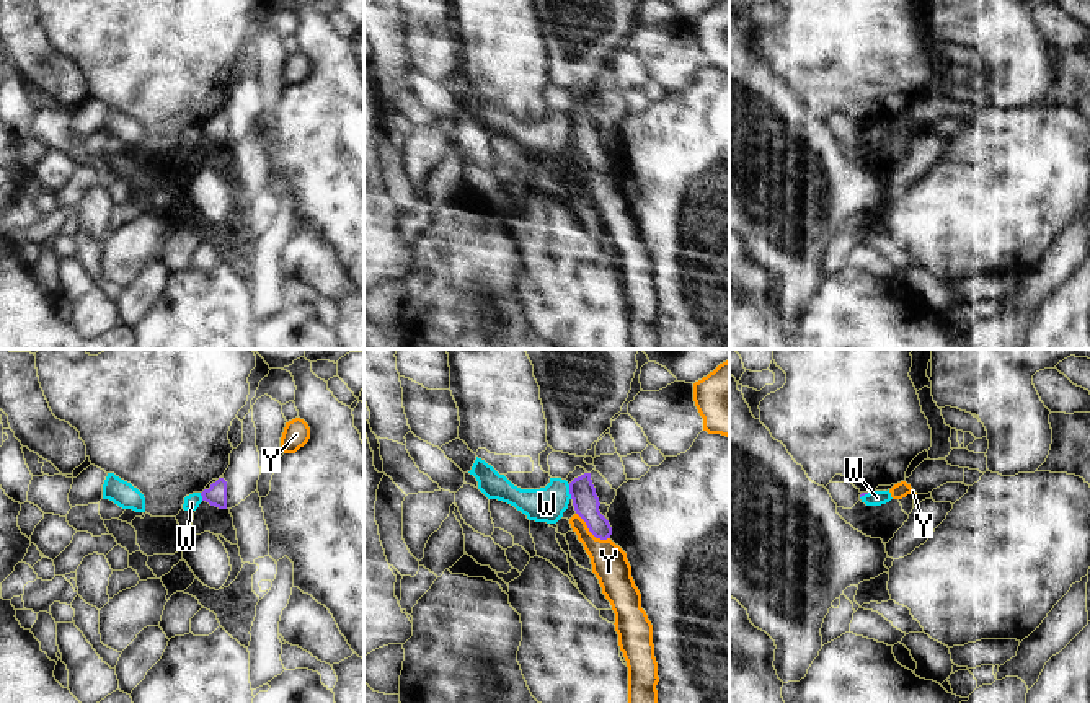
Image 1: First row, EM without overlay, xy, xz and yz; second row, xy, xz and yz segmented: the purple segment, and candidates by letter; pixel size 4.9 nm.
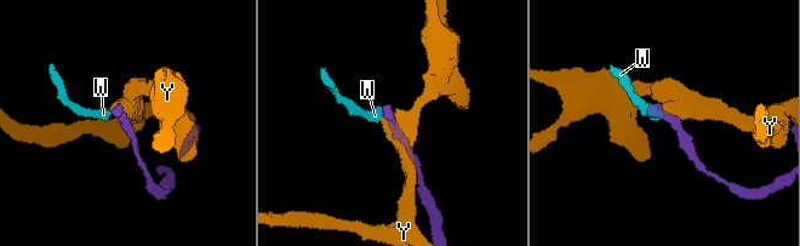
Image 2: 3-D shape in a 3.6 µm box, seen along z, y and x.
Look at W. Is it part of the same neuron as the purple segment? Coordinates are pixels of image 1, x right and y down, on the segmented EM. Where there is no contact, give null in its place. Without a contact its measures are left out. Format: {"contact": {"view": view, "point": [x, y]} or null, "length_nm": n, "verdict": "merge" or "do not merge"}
{"contact": {"view": "xz", "point": [570, 491]}, "length_nm": 70, "verdict": "do not merge"}

